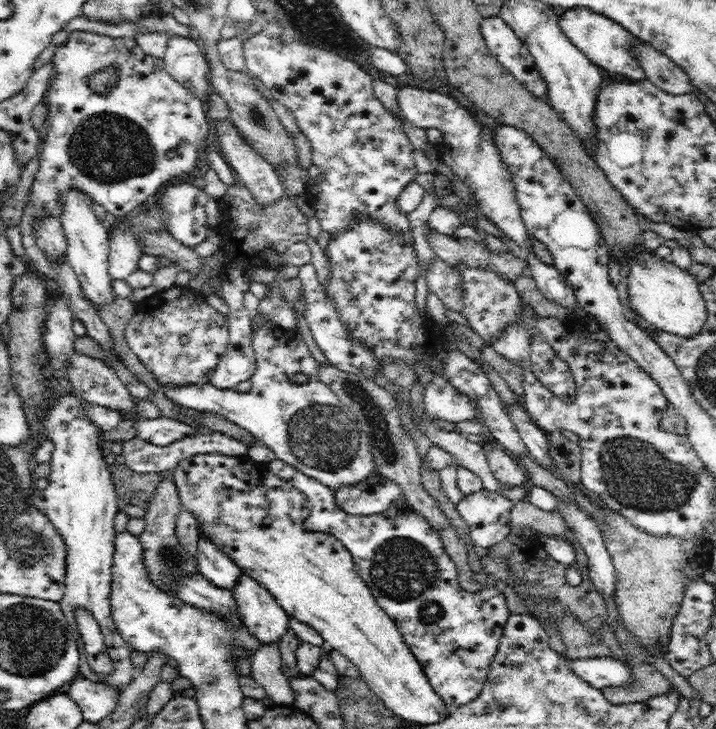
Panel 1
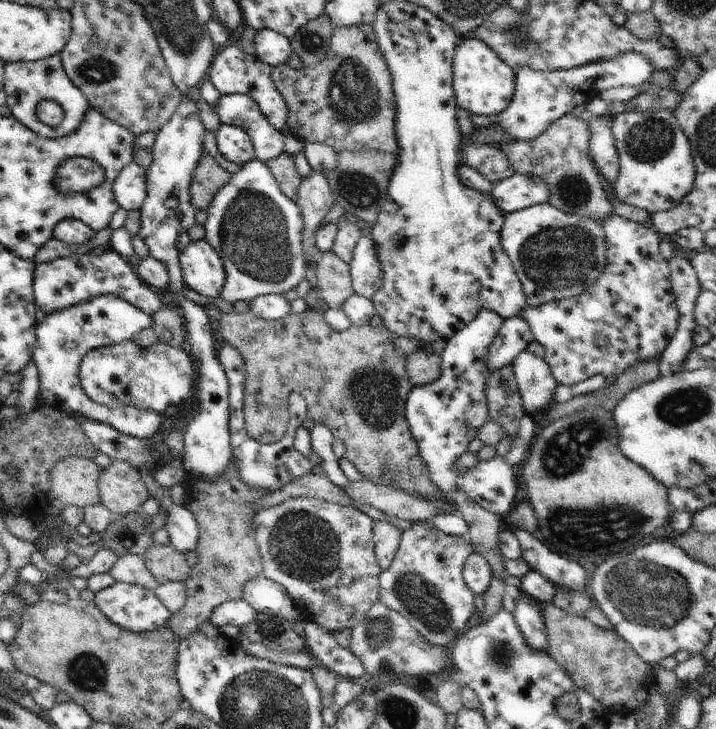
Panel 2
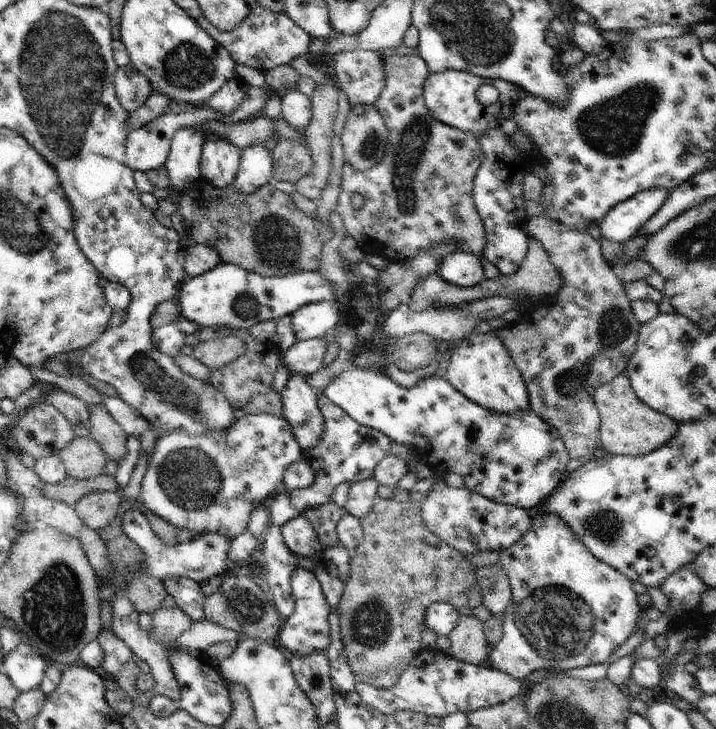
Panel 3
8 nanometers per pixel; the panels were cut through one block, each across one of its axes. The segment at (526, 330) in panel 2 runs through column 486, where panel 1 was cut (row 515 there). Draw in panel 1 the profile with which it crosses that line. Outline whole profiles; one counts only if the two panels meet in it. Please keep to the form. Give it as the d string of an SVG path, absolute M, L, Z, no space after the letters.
M373 472L358 484L348 484L335 491L336 504L348 514L378 514L391 507L401 488L389 478Z

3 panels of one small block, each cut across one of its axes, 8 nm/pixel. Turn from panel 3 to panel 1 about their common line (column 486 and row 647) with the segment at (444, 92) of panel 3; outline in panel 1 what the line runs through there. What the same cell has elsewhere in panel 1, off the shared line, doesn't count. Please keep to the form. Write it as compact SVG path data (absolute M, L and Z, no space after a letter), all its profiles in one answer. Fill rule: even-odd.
M65 391L54 402L53 408L43 412L41 422L44 436L53 442L55 449L50 462L49 485L44 489L34 488L28 502L50 519L66 543L66 578L59 606L77 637L80 678L96 683L106 682L115 690L124 691L135 677L136 669L130 659L133 650L118 633L111 616L111 576L117 535L114 532L114 518L119 512L118 497L108 469L111 459L100 447L101 430L85 414L87 404L75 393ZM78 608L90 610L100 627L106 651L114 664L114 672L110 676L95 674L88 664L85 645L76 625Z

